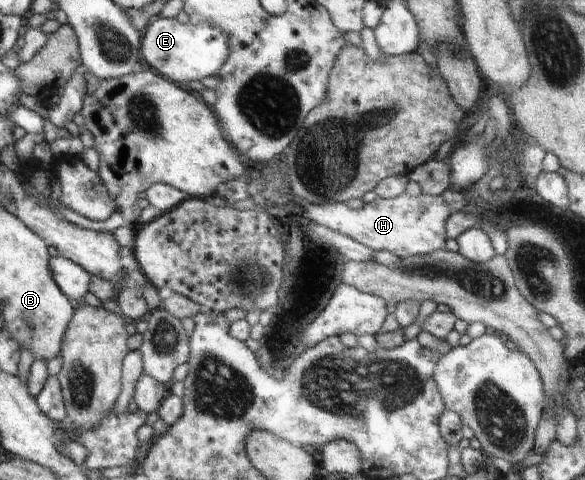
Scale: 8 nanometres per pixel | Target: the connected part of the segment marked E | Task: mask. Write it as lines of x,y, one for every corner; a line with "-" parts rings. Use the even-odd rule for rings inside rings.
158,16
142,32
141,54
150,67
154,68
154,71
160,72
162,76
172,80
174,84
197,89
203,79
214,76
218,72
218,68
222,68
226,64
230,54
230,36
228,31
224,32
212,24
210,26
208,24
192,24
192,20
180,22
176,18

